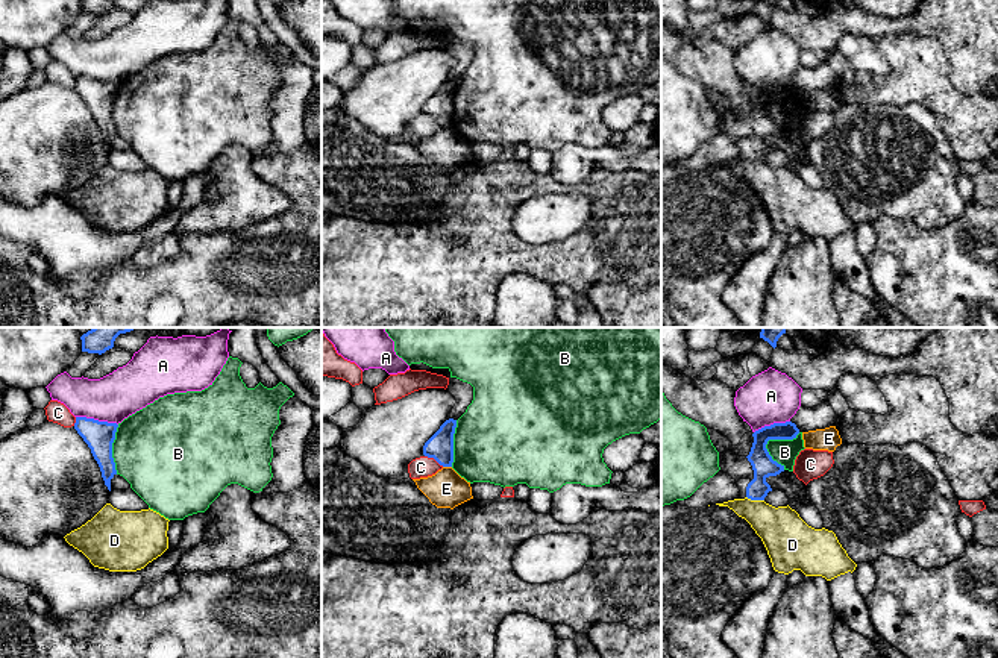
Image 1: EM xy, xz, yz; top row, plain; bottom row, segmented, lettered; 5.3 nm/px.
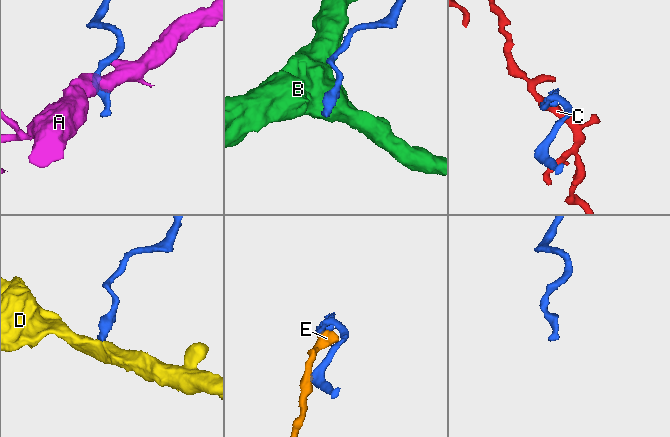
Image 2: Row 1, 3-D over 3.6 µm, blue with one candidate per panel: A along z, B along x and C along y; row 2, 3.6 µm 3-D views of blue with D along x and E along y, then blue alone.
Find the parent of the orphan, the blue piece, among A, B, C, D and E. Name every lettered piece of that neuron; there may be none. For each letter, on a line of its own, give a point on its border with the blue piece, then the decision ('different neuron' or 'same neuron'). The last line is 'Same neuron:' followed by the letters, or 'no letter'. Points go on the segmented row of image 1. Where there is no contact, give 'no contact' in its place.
A: contact xy (97, 420); different neuron
B: contact yz (769, 438); different neuron
C: contact xz (434, 458); different neuron
D: contact yz (756, 499); different neuron
E: contact xz (448, 466); different neuron
Same neuron: no letter

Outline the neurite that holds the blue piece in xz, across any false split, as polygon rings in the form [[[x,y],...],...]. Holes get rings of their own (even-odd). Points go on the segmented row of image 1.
[[[446,420],[440,429],[425,443],[423,455],[434,458],[443,467],[452,467],[455,428],[457,420]]]

